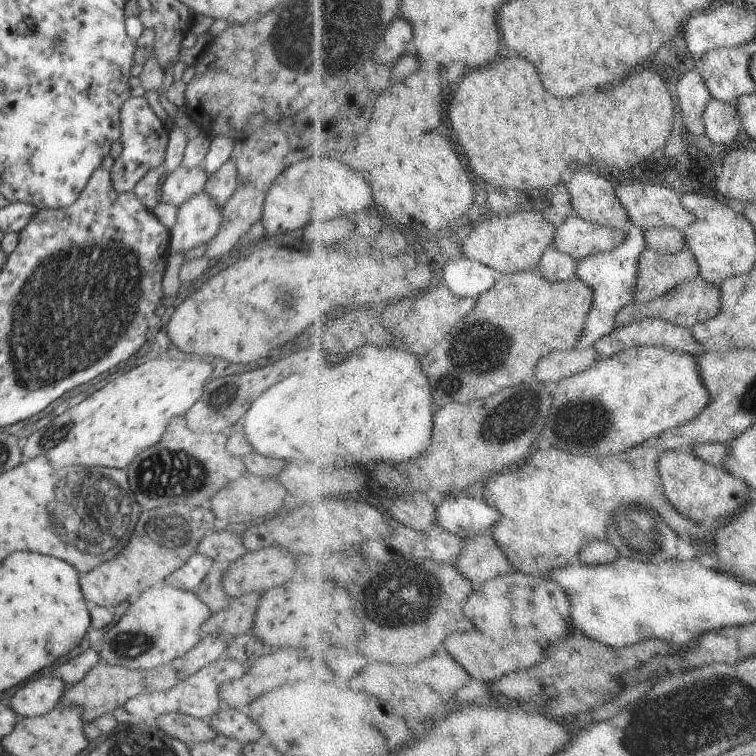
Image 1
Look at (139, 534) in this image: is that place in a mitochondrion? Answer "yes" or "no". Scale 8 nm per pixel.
yes

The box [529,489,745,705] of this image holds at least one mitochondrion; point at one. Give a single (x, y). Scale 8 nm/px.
(648, 534)

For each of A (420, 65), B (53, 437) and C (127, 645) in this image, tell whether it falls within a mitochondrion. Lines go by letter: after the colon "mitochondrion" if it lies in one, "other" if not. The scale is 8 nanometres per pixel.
A: other
B: mitochondrion
C: mitochondrion

